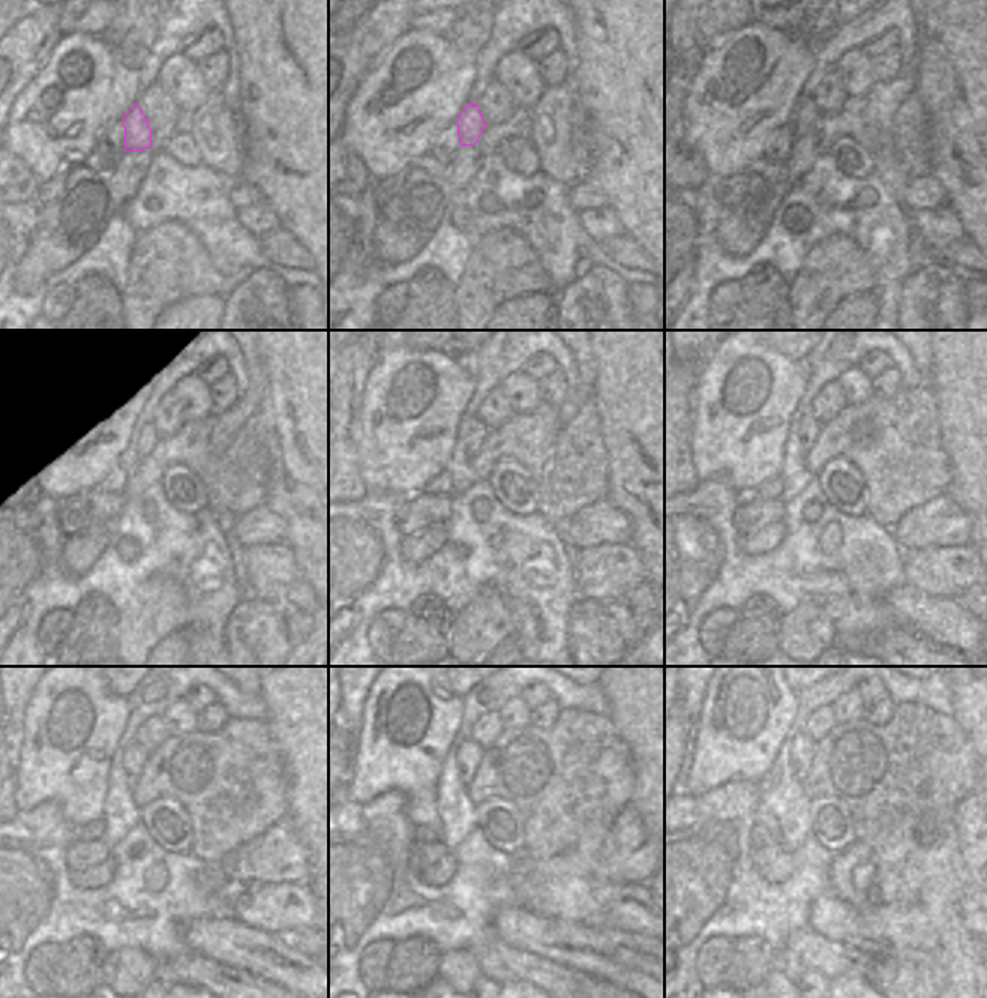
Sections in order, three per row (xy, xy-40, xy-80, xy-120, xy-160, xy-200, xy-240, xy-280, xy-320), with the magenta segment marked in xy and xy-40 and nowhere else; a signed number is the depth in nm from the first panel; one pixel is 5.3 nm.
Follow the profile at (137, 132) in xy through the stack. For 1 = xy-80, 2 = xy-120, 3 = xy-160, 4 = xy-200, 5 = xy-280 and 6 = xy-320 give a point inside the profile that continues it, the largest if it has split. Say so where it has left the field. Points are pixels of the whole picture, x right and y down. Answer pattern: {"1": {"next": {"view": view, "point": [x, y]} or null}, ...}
{"1": {"next": {"view": "xy-80", "point": [806, 113]}}, "2": {"next": {"view": "xy-120", "point": [143, 437]}}, "3": {"next": {"view": "xy-160", "point": [476, 431]}}, "4": {"next": {"view": "xy-200", "point": [807, 426]}}, "5": {"next": {"view": "xy-280", "point": [470, 754]}}, "6": {"next": {"view": "xy-320", "point": [803, 748]}}}

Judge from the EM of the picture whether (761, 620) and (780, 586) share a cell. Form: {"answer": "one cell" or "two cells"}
{"answer": "two cells"}

